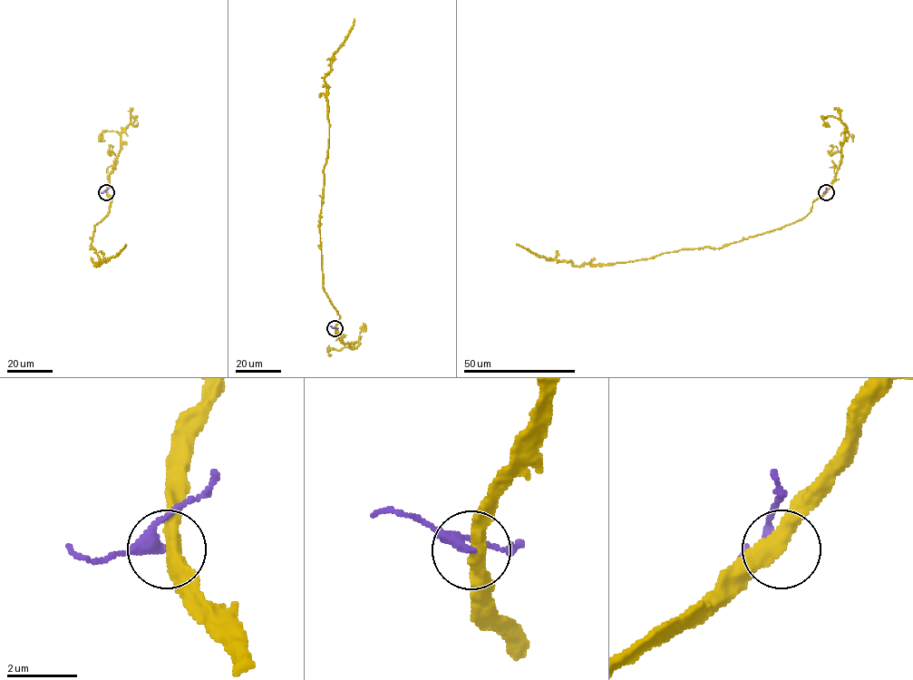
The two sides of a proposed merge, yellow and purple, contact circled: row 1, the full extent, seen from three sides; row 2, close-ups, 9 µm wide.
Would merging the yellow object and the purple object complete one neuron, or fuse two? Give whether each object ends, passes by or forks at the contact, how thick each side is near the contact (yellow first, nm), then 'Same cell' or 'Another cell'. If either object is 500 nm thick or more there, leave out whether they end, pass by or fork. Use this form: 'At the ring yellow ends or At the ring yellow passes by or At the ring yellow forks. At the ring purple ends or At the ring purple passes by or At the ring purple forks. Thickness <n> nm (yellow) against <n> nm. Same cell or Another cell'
At the ring yellow passes by. At the ring purple passes by. Thickness 440 nm (yellow) against 280 nm. Another cell

